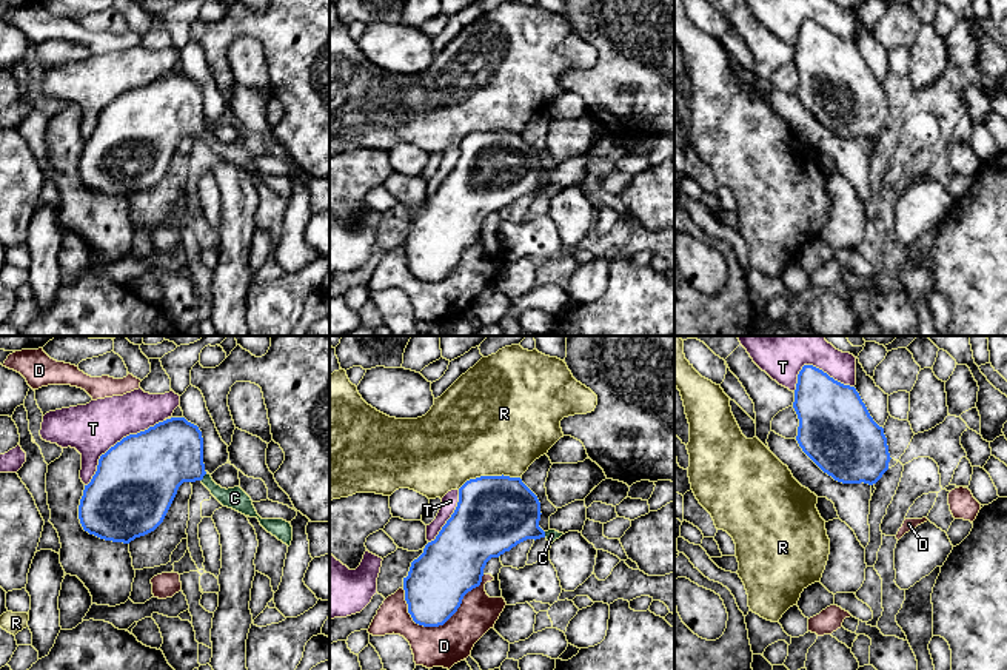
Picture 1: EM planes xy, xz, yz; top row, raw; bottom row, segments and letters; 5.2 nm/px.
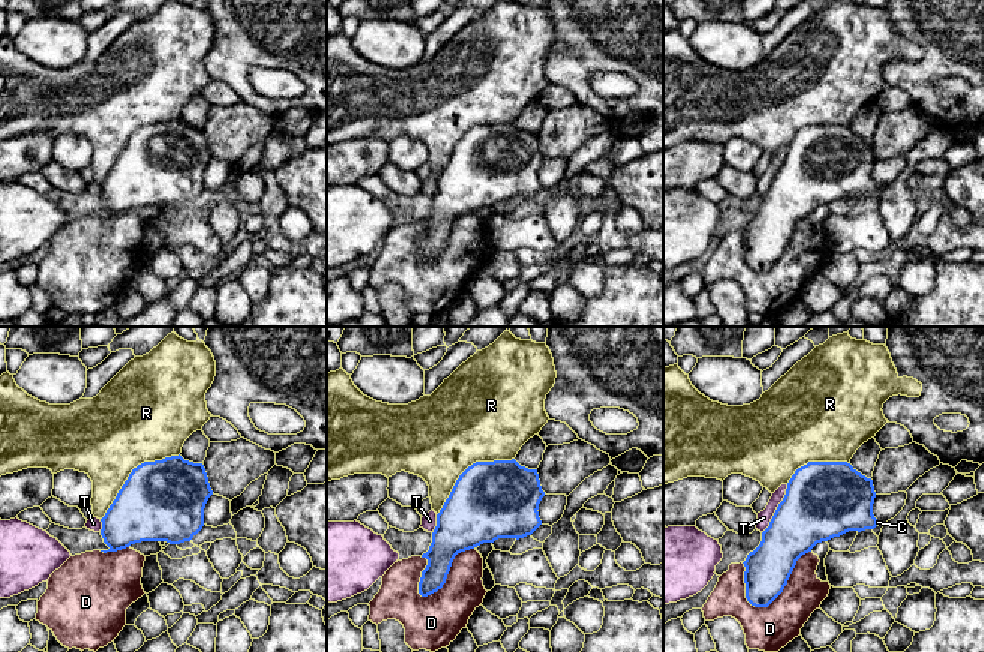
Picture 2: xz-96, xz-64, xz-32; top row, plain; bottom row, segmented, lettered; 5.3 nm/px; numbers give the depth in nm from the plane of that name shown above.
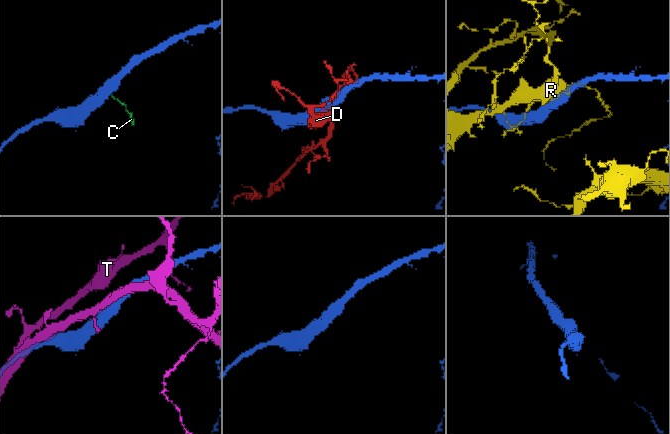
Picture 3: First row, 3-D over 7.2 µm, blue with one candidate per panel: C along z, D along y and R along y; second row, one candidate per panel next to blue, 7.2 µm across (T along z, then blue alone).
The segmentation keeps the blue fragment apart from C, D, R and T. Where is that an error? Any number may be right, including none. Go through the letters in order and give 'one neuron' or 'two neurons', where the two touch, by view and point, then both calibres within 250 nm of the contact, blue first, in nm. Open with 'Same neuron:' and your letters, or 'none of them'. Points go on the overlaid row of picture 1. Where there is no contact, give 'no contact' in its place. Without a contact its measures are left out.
Same neuron: C
C: one neuron; contact xy (204, 475); calibres 340 and 110 nm
D: two neurons; contact xz (450, 616); calibres 320 and 220 nm
R: two neurons; contact xz (488, 476); calibres 400 and 500 nm
T: two neurons; contact xy (117, 442); calibres 440 and 260 nm

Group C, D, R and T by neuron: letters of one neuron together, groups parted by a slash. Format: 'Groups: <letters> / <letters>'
Groups: C / D / R / T

